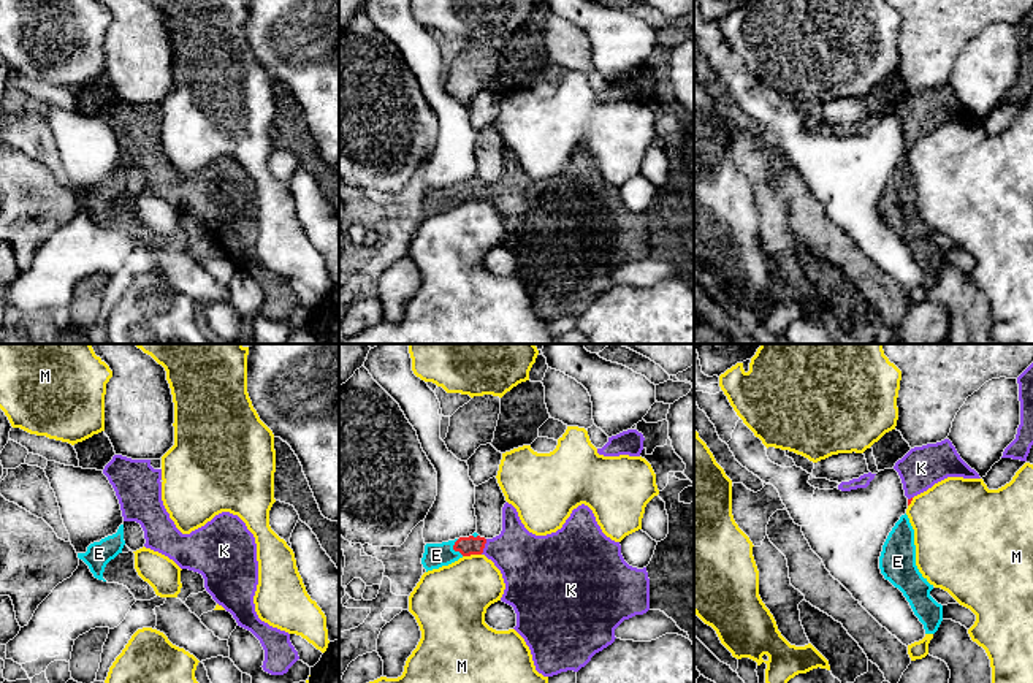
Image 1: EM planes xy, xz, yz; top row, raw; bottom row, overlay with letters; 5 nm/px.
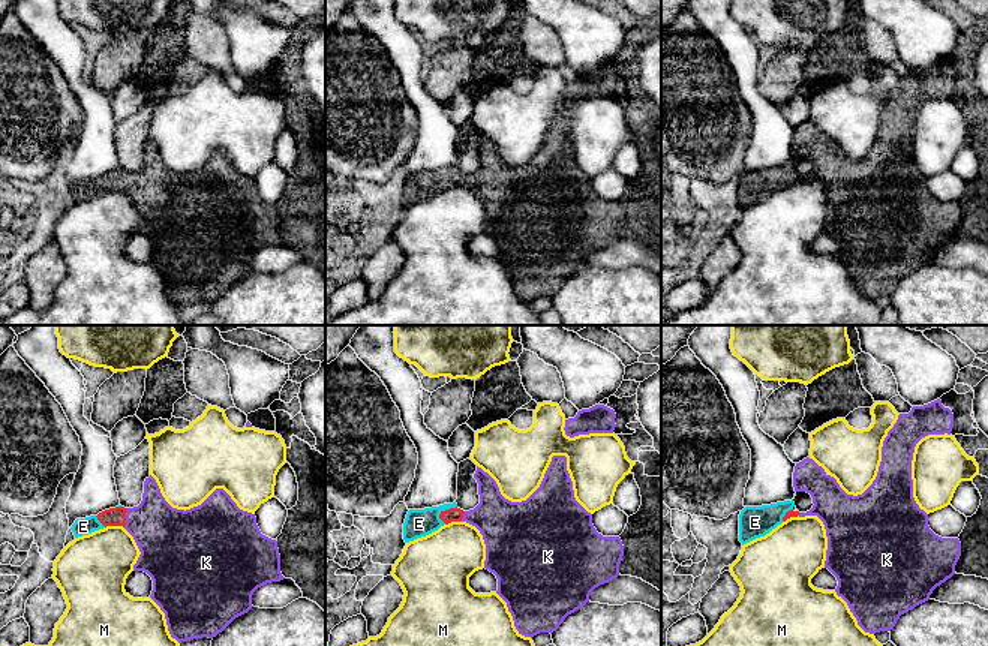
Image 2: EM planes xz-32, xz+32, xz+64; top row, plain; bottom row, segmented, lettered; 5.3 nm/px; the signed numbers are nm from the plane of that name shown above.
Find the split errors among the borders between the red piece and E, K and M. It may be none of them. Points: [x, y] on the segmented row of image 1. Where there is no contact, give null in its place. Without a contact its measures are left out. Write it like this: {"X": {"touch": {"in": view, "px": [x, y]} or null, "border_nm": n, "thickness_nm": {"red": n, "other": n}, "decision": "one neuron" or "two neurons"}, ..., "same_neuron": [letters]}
{"E": {"touch": {"in": "xz", "px": [453, 549]}, "border_nm": 90, "thickness_nm": {"red": 100, "other": 130}, "decision": "one neuron"}, "K": {"touch": {"in": "xz", "px": [484, 547]}, "border_nm": 90, "thickness_nm": {"red": 100, "other": 300}, "decision": "one neuron"}, "M": {"touch": {"in": "xz", "px": [471, 553]}, "border_nm": 100, "thickness_nm": {"red": 100, "other": 340}, "decision": "two neurons"}, "same_neuron": ["E", "K"]}

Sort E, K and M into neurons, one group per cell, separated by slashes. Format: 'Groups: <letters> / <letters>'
Groups: E K / M

